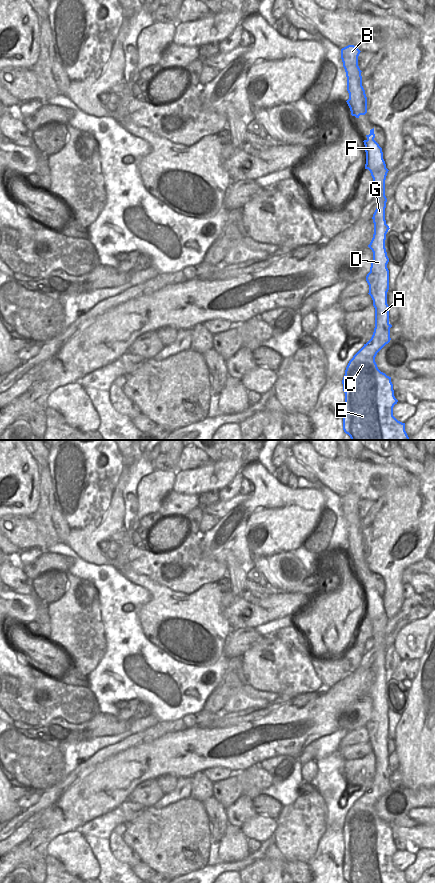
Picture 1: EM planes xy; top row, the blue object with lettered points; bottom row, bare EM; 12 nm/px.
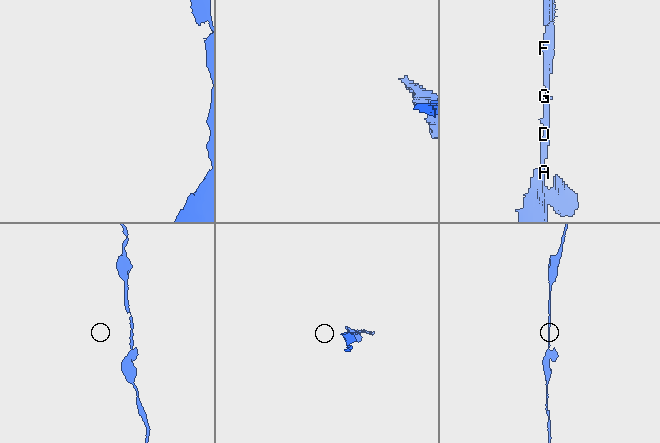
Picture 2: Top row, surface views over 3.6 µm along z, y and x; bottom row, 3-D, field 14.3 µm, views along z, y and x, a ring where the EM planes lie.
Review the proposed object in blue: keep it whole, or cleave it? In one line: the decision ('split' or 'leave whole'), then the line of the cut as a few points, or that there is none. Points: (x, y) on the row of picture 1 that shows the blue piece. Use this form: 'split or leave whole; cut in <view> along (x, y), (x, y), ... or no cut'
leave whole; no cut

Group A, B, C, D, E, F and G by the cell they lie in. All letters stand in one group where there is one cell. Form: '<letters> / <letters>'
A B C D E F G

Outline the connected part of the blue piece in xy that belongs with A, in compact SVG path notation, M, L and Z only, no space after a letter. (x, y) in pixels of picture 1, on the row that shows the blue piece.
M374 128L364 140L366 152L365 169L368 169L373 178L373 191L377 200L377 208L373 214L374 234L368 247L373 252L370 272L366 276L369 285L369 295L375 308L375 328L371 339L349 361L342 380L345 393L345 408L343 410L343 430L351 440L409 440L405 431L405 423L393 416L393 407L398 400L394 396L391 377L381 372L375 362L377 353L390 342L389 306L387 292L389 290L389 258L385 248L386 234L390 229L385 220L387 198L385 196L385 180L388 173L383 159L382 148L374 140Z

